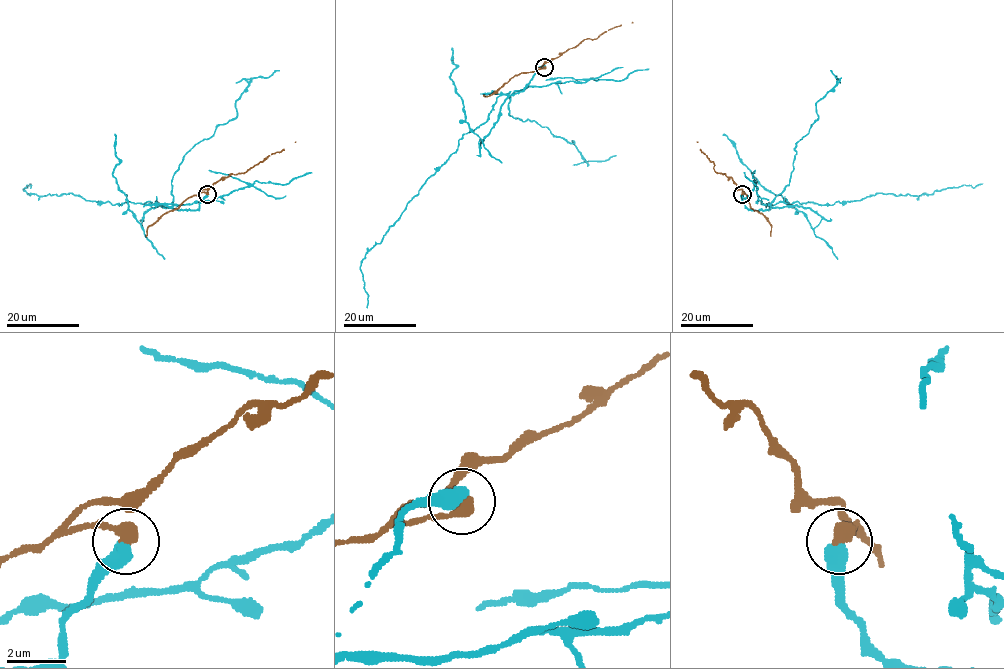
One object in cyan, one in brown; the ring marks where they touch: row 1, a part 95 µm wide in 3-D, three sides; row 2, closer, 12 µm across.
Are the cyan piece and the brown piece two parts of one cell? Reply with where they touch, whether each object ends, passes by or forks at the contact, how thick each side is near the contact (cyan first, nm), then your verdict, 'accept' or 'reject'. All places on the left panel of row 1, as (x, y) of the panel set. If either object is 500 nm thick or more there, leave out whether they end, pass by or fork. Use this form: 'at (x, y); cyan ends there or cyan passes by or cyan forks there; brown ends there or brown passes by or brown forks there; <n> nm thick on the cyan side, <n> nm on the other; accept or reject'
at (207, 194); 500 nm thick on the cyan side, 500 nm on the other; reject

